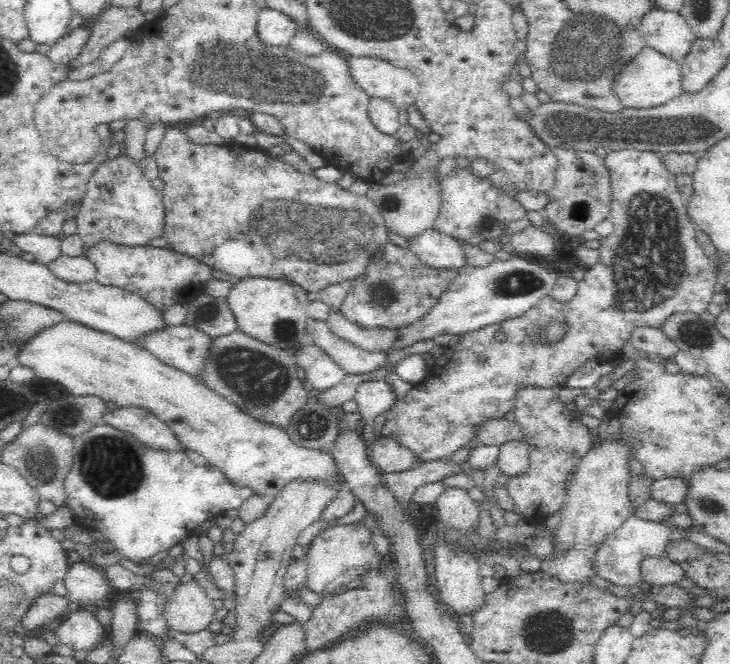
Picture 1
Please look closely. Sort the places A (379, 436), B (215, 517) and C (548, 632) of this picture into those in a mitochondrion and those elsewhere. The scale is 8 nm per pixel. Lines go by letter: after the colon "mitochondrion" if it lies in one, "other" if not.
A: other
B: other
C: mitochondrion

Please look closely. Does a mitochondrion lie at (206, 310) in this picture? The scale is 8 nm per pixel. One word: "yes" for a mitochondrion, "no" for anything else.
yes

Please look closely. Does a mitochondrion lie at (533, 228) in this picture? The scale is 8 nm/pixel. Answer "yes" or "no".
no

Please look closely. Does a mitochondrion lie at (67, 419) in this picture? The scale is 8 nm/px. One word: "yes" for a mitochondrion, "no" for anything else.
yes

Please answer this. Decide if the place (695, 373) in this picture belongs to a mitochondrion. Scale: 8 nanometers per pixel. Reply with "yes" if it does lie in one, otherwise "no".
no

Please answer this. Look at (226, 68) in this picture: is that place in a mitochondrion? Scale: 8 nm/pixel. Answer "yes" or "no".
yes

